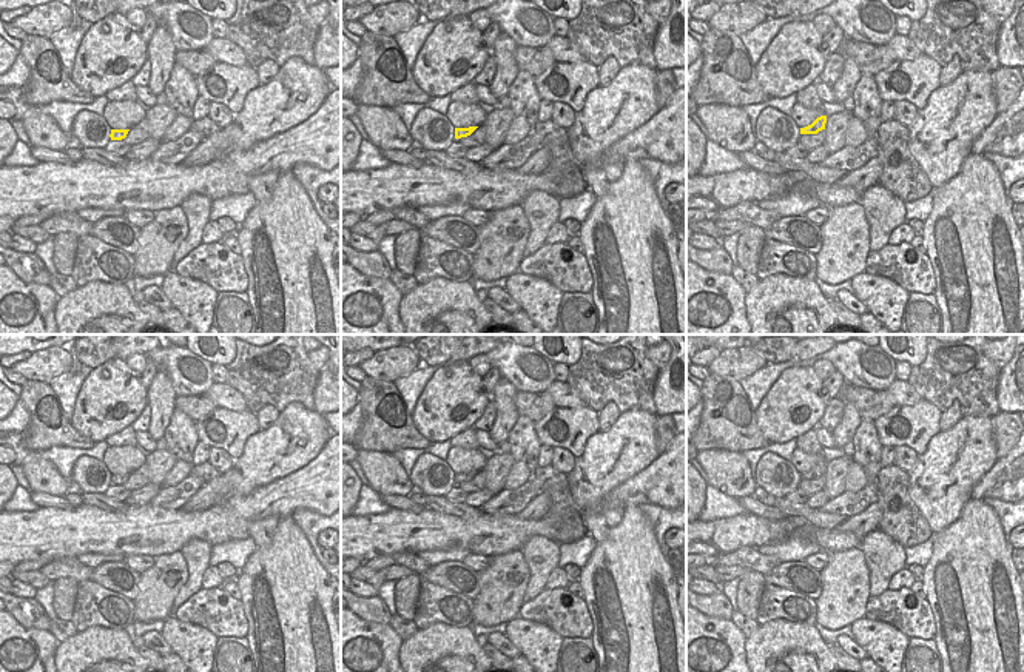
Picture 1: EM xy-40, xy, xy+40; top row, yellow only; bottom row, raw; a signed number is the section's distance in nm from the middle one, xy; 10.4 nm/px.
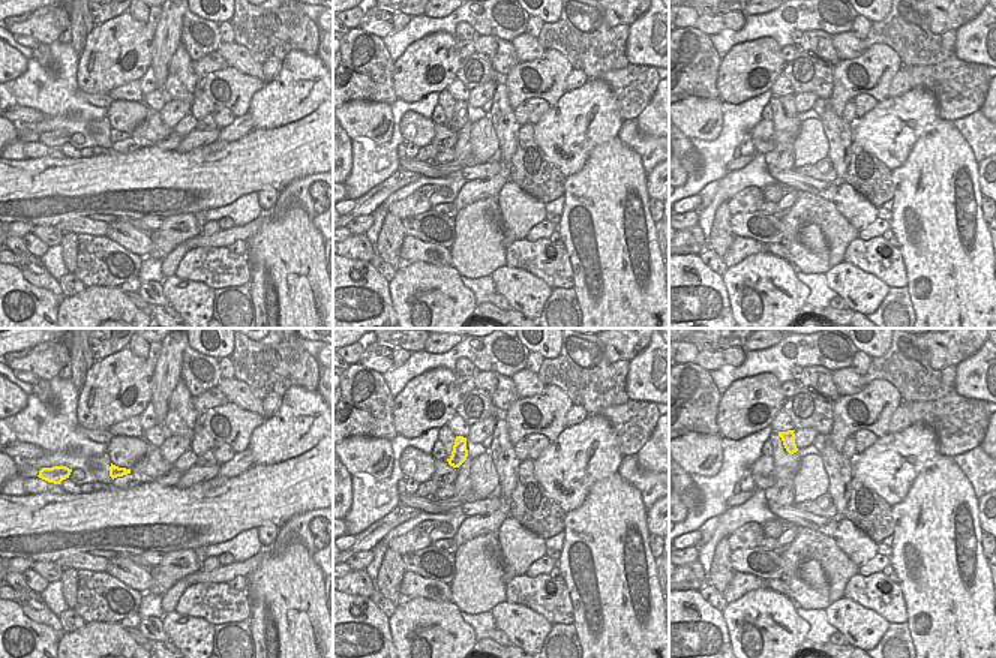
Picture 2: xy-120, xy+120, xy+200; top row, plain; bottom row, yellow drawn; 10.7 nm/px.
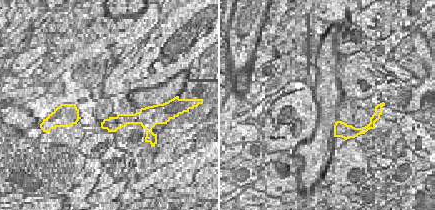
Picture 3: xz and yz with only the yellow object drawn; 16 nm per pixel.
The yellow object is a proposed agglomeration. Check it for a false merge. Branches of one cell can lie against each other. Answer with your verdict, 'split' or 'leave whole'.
leave whole

